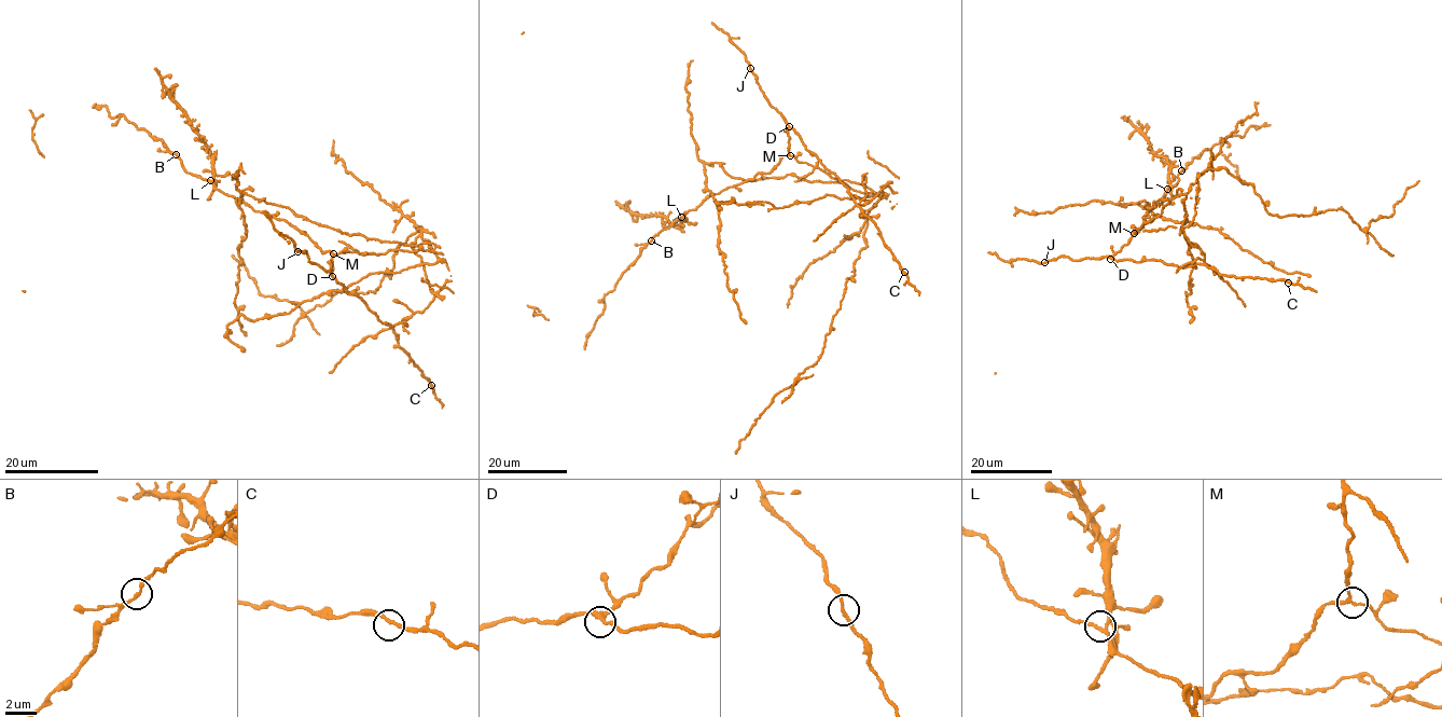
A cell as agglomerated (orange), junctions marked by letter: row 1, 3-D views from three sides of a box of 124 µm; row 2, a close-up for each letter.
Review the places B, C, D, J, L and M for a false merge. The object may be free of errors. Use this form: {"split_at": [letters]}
{"split_at": ["M"]}

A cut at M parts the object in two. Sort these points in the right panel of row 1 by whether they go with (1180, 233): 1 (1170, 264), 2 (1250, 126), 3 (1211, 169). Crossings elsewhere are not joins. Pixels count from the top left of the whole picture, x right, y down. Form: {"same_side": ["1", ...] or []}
{"same_side": ["3"]}

